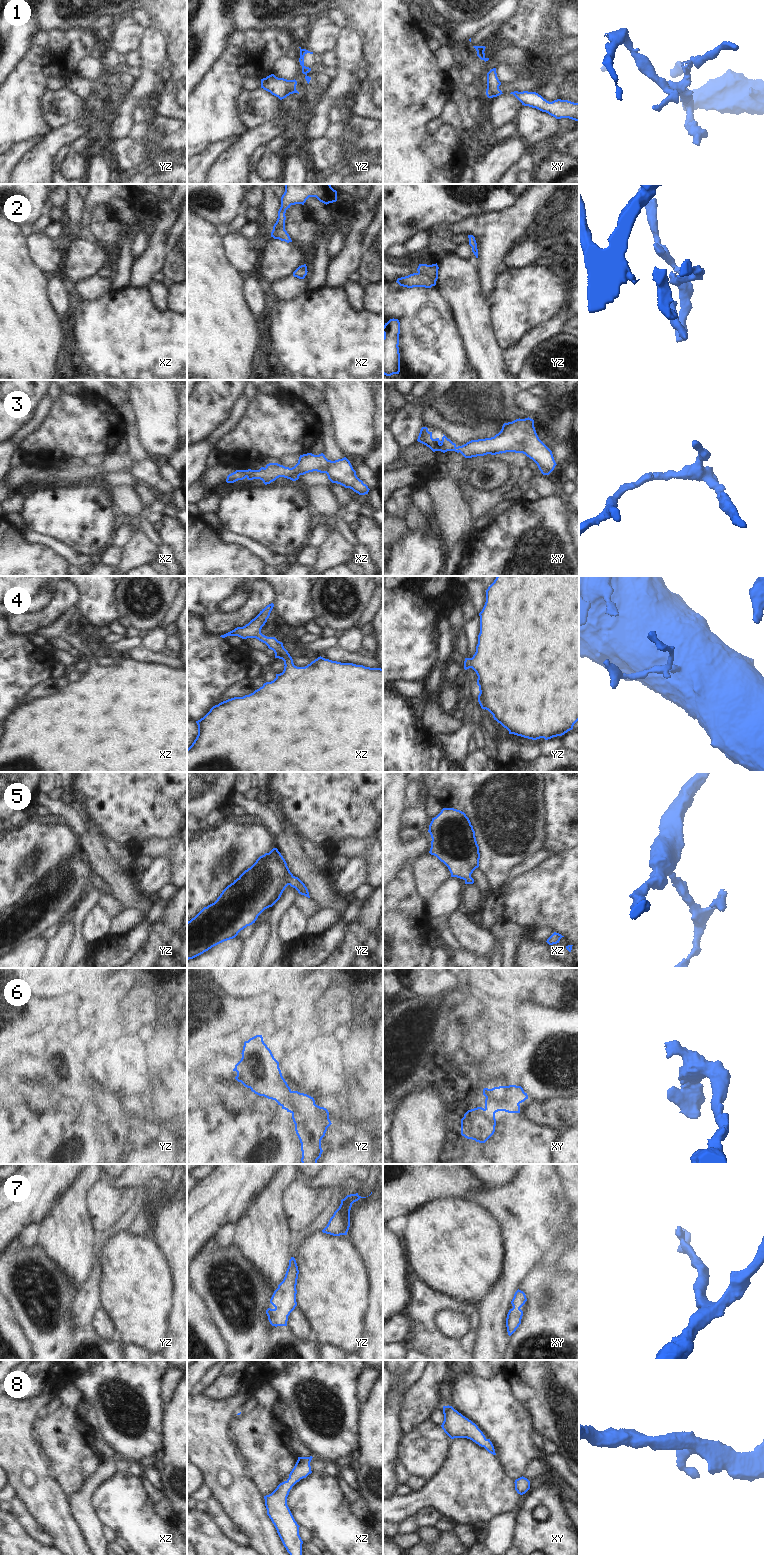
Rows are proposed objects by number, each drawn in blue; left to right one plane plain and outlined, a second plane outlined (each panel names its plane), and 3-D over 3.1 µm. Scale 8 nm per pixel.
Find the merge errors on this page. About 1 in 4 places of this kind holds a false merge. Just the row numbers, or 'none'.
2

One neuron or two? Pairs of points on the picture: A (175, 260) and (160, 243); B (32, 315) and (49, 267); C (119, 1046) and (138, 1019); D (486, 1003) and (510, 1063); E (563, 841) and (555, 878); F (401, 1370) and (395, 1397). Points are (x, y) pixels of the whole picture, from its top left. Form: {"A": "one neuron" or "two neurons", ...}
{"A": "two neurons", "B": "two neurons", "C": "two neurons", "D": "one neuron", "E": "two neurons", "F": "one neuron"}

